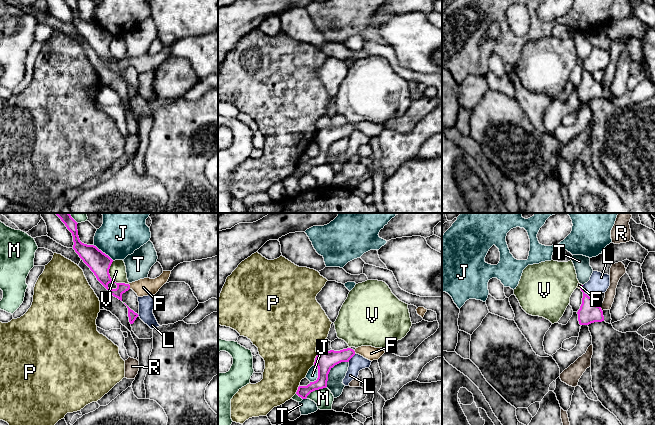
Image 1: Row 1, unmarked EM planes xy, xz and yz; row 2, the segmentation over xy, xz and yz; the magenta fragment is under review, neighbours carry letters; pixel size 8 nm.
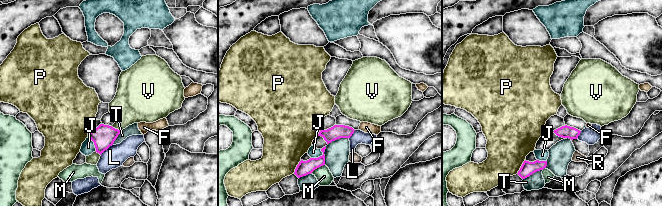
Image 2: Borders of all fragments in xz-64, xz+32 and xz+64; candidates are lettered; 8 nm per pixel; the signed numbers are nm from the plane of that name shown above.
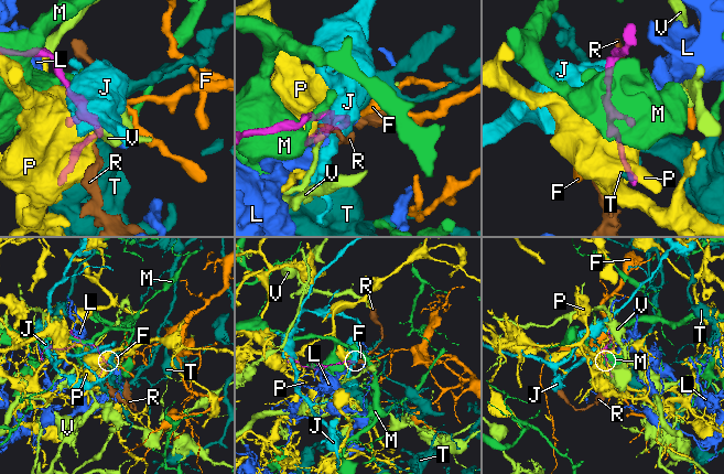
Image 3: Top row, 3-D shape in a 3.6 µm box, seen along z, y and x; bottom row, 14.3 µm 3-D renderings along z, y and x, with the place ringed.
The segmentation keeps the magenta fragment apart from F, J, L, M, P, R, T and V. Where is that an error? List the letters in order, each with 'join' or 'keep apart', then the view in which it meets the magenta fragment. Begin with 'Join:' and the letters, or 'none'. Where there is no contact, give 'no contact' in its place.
Join: F
F: join | xy
J: keep apart | xy
L: keep apart | yz
M: keep apart | xz
P: keep apart | xz
R: keep apart | yz
T: keep apart | xz
V: keep apart | xy

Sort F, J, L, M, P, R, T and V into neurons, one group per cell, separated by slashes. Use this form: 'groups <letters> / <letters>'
groups F / J / L / M / P / R / T / V

